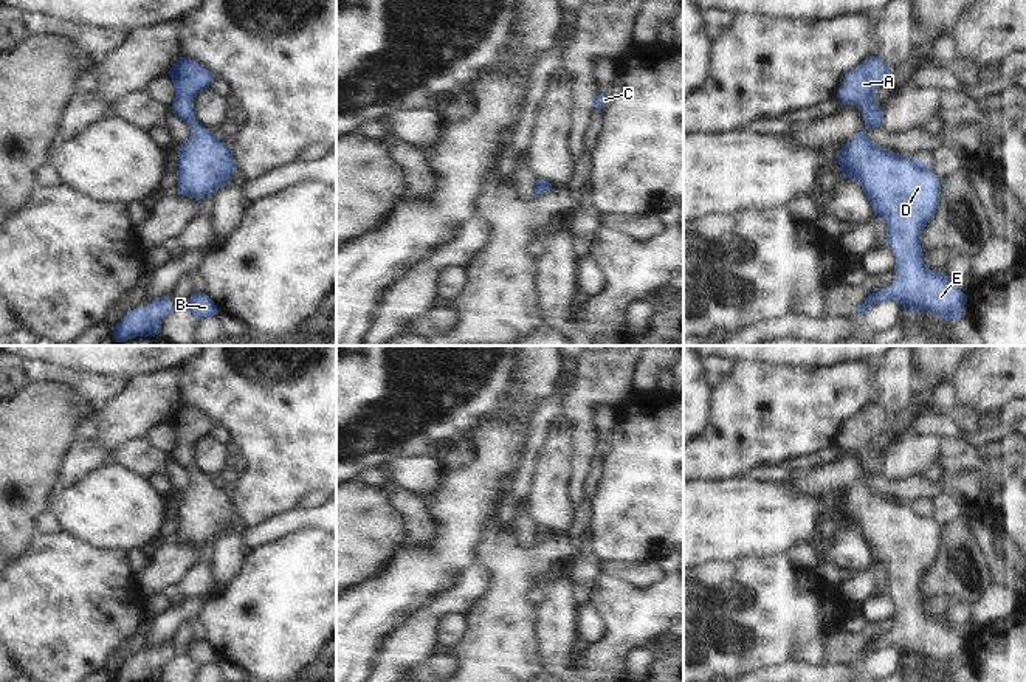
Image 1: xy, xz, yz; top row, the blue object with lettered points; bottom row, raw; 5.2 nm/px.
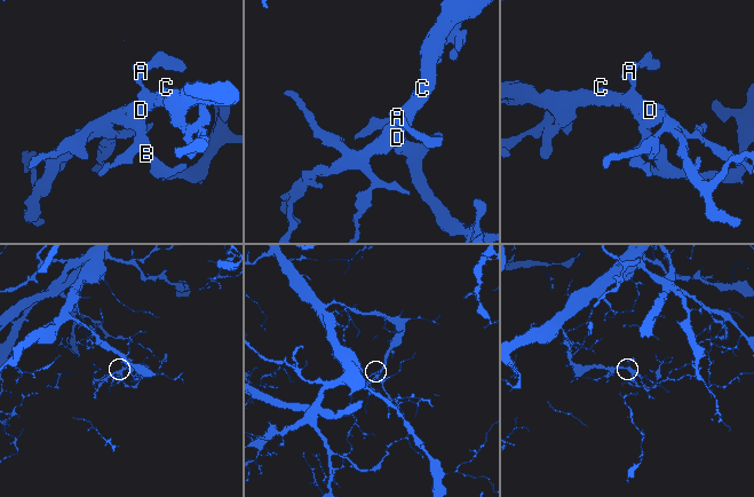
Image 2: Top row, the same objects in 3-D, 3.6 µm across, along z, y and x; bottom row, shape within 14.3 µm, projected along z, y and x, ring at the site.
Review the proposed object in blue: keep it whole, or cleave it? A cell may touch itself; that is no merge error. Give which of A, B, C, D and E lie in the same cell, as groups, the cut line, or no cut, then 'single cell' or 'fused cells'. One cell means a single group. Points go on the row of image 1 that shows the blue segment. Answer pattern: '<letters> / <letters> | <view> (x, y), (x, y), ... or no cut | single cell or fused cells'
A B C D E | no cut | single cell

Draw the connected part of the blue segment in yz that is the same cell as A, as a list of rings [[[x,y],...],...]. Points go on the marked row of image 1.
[[[873,56],[846,73],[837,93],[845,105],[857,104],[865,121],[859,135],[837,153],[842,175],[862,186],[874,215],[887,223],[885,240],[896,254],[894,282],[871,293],[857,313],[865,315],[873,305],[894,299],[905,312],[925,310],[945,322],[958,321],[967,294],[958,288],[958,281],[924,264],[921,246],[921,234],[938,209],[942,178],[925,161],[880,149],[866,136],[868,127],[882,127],[883,112],[874,95],[888,70],[879,56]]]

